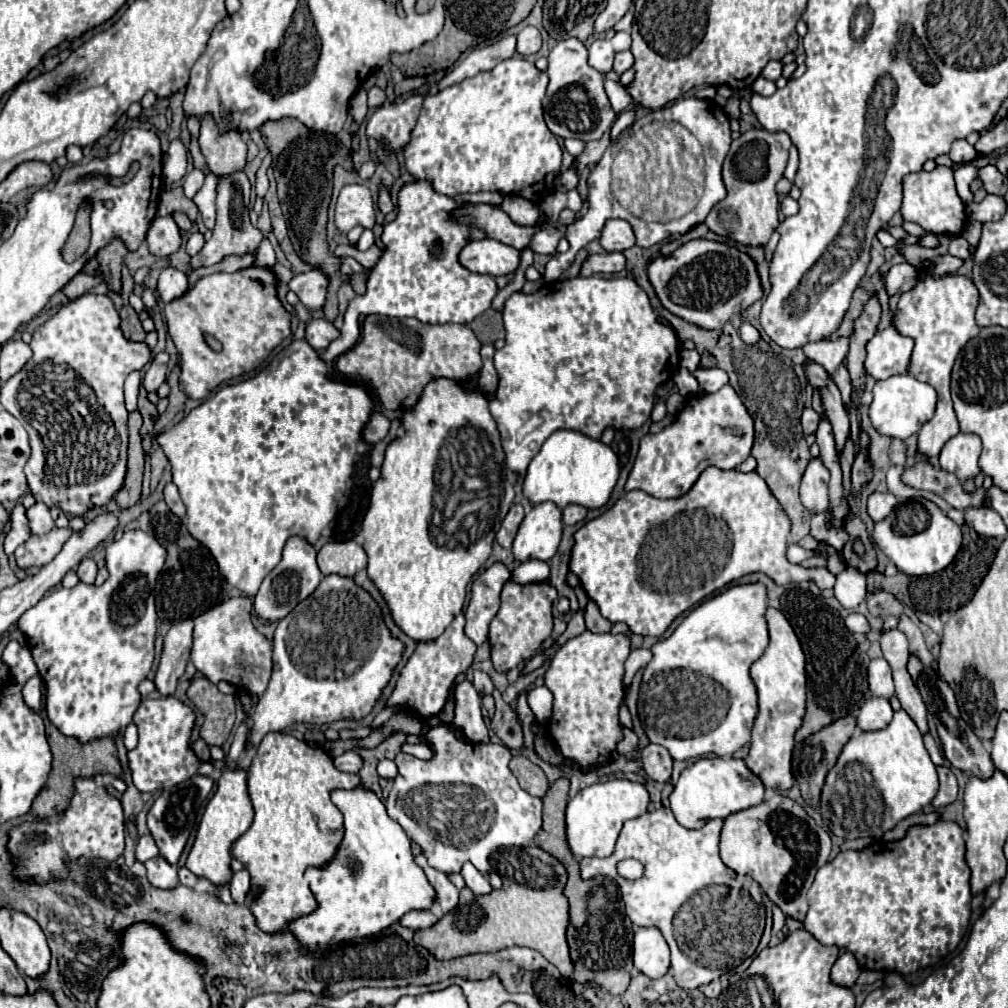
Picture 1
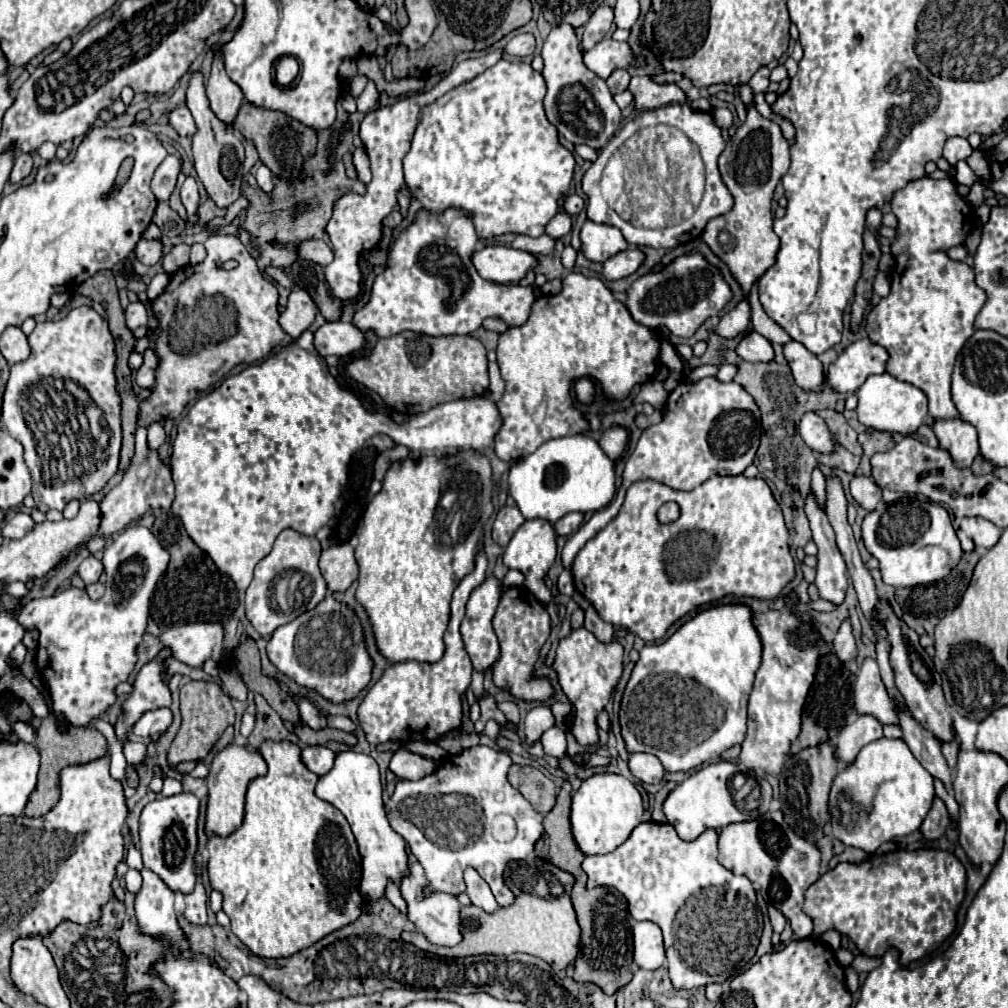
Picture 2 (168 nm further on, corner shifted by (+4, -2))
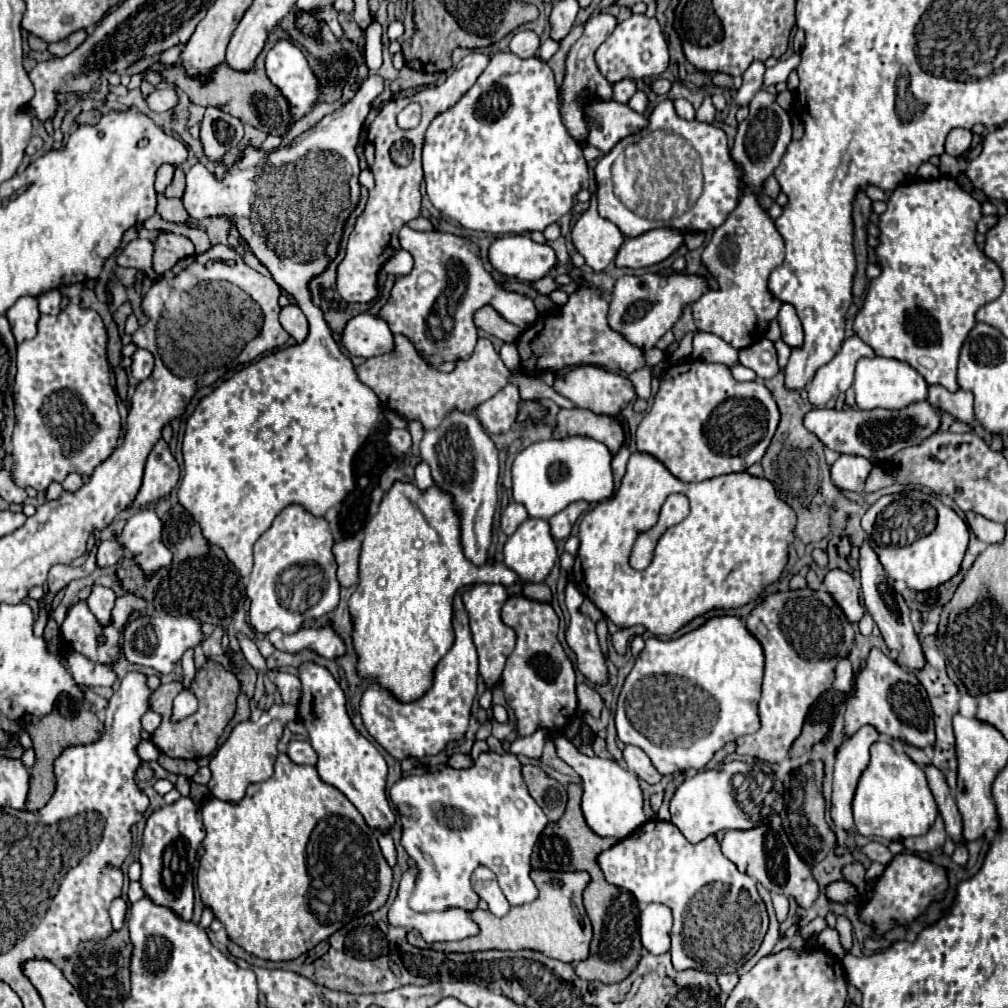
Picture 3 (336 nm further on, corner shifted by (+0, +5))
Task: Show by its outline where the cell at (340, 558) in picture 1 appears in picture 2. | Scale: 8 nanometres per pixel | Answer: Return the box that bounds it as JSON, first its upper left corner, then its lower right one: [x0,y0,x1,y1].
[319,544,359,592]

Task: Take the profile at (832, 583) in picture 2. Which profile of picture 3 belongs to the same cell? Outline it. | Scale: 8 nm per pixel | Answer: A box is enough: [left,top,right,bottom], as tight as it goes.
[823,569,865,623]

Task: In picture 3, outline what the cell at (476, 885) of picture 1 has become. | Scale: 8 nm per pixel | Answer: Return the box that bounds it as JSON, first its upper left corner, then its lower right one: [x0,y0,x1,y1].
[471,867,511,917]

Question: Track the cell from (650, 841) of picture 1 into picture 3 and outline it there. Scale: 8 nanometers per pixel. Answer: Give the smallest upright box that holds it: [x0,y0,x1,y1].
[597,819,769,975]

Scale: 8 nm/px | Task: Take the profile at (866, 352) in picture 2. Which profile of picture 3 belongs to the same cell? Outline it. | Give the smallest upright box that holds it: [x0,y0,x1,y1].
[807,335,875,407]

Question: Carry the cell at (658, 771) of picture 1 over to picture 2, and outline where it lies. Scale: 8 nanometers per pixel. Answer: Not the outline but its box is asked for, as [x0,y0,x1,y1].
[629,752,665,784]

